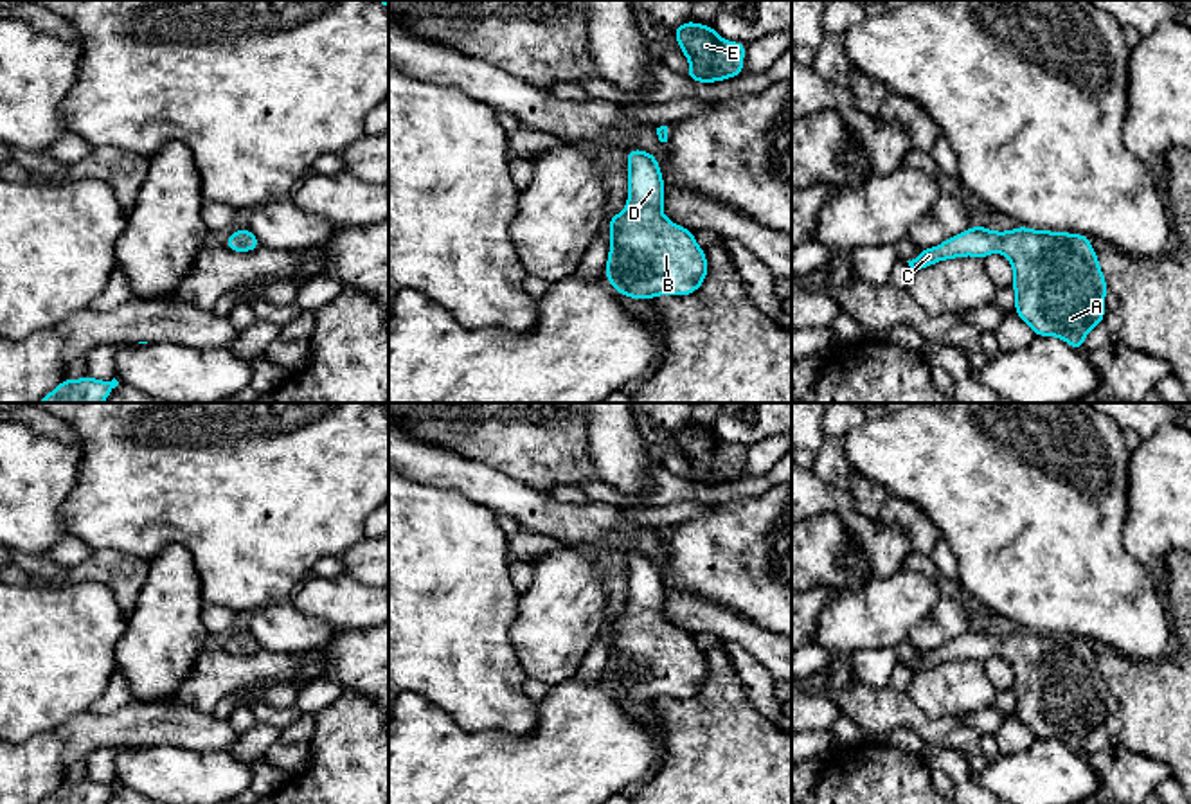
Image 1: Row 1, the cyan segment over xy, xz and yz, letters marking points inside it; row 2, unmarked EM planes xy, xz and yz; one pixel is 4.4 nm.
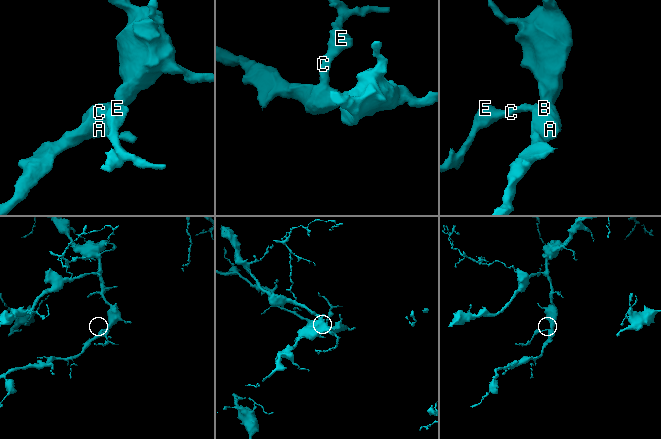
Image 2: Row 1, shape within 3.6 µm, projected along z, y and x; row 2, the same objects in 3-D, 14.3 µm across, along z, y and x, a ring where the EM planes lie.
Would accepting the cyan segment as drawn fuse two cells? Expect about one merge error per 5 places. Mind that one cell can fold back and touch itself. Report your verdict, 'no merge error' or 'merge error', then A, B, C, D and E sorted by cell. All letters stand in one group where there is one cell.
no merge error; groups A B C D E

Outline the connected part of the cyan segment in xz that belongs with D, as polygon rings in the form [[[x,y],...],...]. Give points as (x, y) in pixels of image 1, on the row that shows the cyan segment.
[[[642,149],[626,151],[628,205],[608,218],[606,281],[630,299],[691,295],[709,264],[694,232],[662,214],[664,178],[658,160]]]

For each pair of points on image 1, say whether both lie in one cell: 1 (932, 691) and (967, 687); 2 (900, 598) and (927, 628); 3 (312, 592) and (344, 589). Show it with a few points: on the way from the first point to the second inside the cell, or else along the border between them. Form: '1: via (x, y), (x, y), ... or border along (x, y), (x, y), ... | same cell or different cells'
1: via (941, 691), (958, 689) | same cell
2: border along (941, 596), (905, 639) | different cells
3: via (319, 592), (337, 592) | same cell

